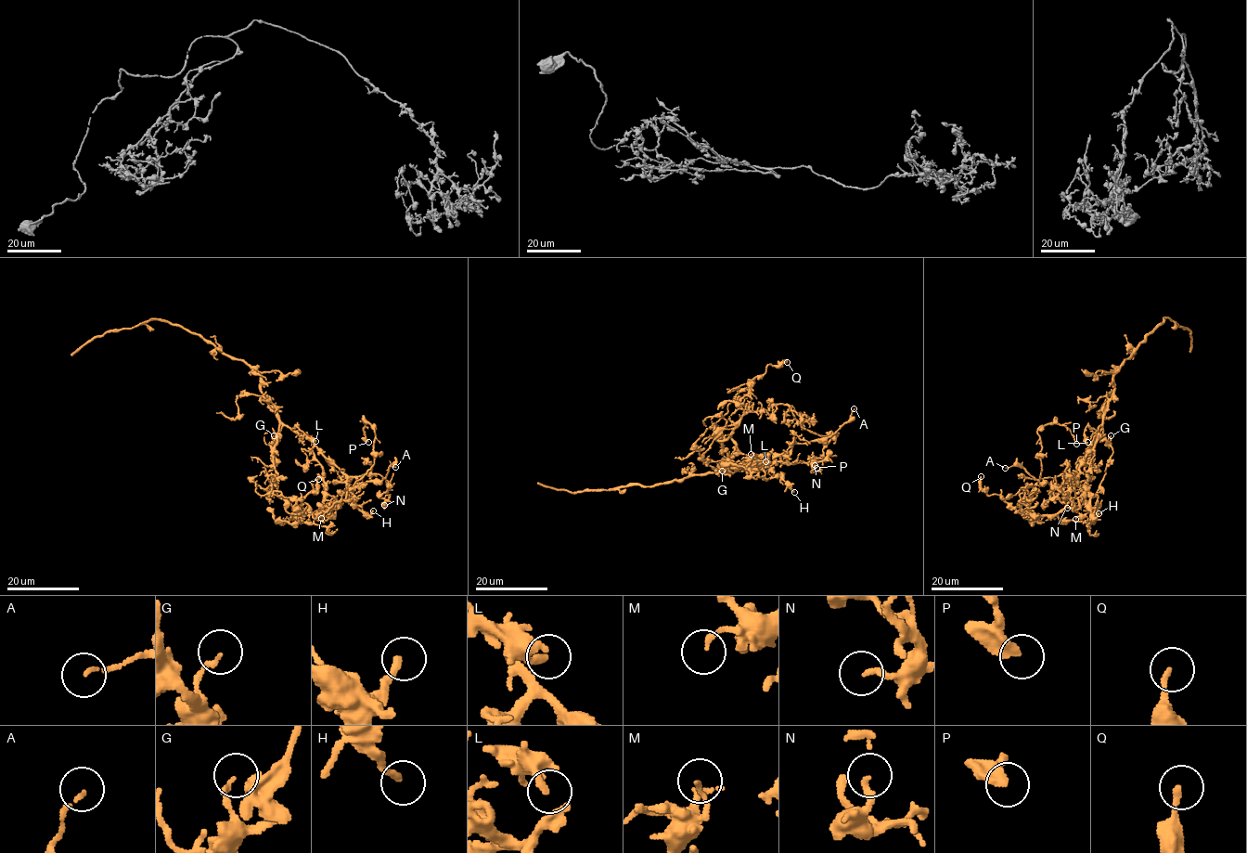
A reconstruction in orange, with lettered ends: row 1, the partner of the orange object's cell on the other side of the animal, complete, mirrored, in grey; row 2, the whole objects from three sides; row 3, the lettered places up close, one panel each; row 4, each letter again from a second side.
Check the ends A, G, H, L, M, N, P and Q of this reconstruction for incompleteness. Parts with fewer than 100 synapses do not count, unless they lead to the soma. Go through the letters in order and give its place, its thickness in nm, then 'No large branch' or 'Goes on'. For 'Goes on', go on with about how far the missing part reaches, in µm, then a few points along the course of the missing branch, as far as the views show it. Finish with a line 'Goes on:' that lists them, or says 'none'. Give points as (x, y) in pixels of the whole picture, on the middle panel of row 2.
A: Place: (854, 408). Thickness 130 nm. No large branch
G: Place: (722, 471). Thickness 160 nm. No large branch
H: Place: (794, 492). Thickness 200 nm. No large branch
L: Place: (765, 461). Thickness 260 nm. No large branch
M: Place: (751, 454). Thickness 140 nm. No large branch
N: Place: (815, 465). Thickness 200 nm. No large branch
P: Place: (816, 468). Thickness 360 nm. No large branch
Q: Place: (787, 362). Thickness 180 nm. No large branch
Goes on: none

